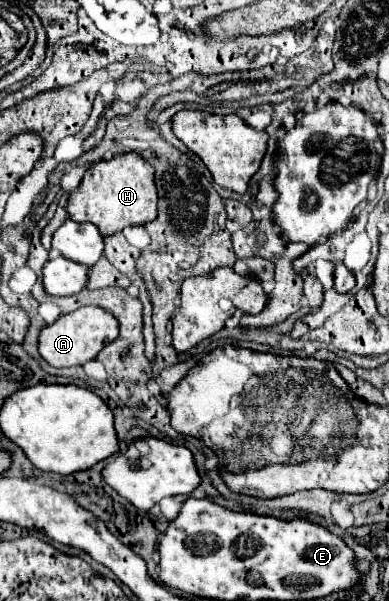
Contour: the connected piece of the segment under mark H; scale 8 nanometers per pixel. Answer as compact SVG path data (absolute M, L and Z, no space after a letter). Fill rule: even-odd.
M121 153L89 167L81 185L69 193L67 213L73 221L93 223L101 235L113 235L129 225L145 225L157 217L155 169L137 153Z

